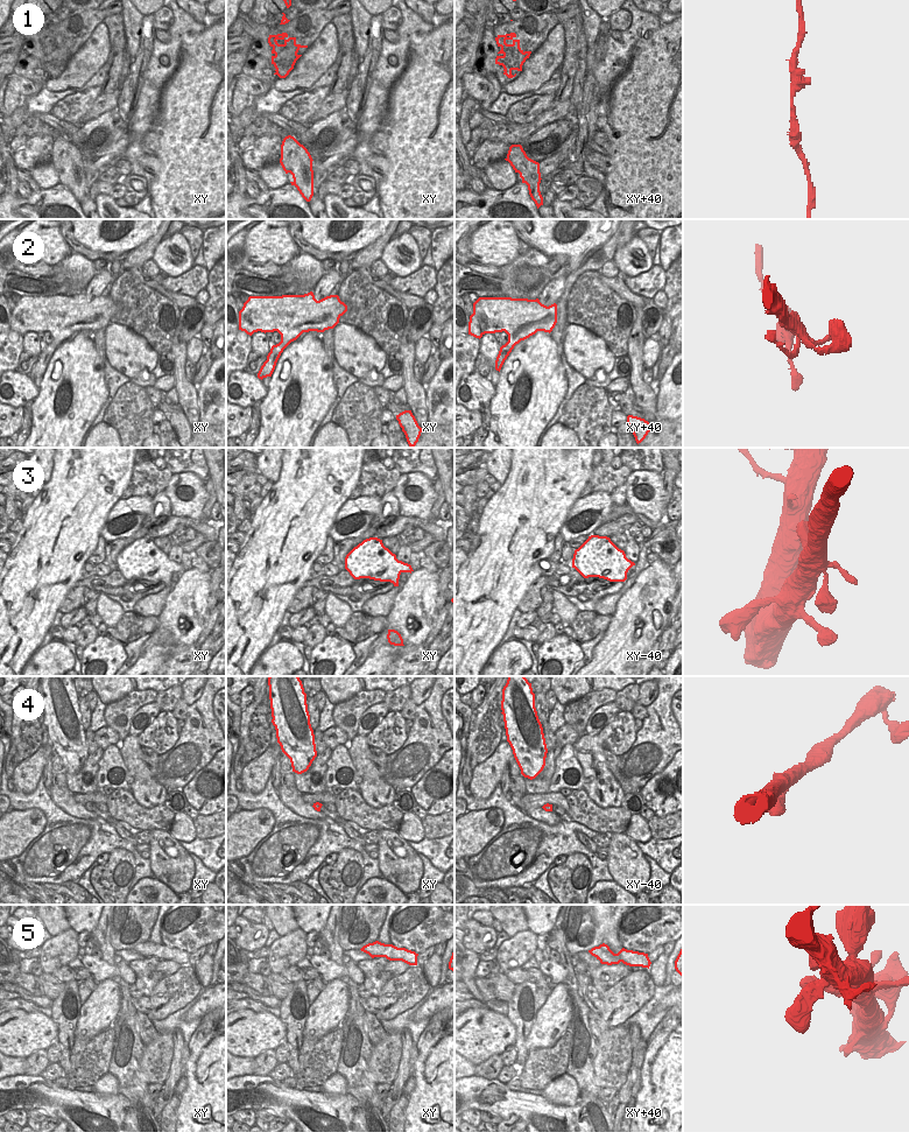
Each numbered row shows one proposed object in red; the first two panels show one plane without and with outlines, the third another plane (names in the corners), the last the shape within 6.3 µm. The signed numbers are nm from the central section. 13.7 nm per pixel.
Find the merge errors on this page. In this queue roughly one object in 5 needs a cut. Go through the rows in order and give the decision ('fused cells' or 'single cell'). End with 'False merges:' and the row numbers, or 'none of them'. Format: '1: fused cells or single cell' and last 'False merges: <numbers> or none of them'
1: fused cells
2: single cell
3: single cell
4: single cell
5: single cell
False merges: 1

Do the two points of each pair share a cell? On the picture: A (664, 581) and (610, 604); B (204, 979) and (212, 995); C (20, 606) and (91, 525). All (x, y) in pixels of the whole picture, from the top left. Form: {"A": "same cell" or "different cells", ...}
{"A": "different cells", "B": "different cells", "C": "same cell"}

